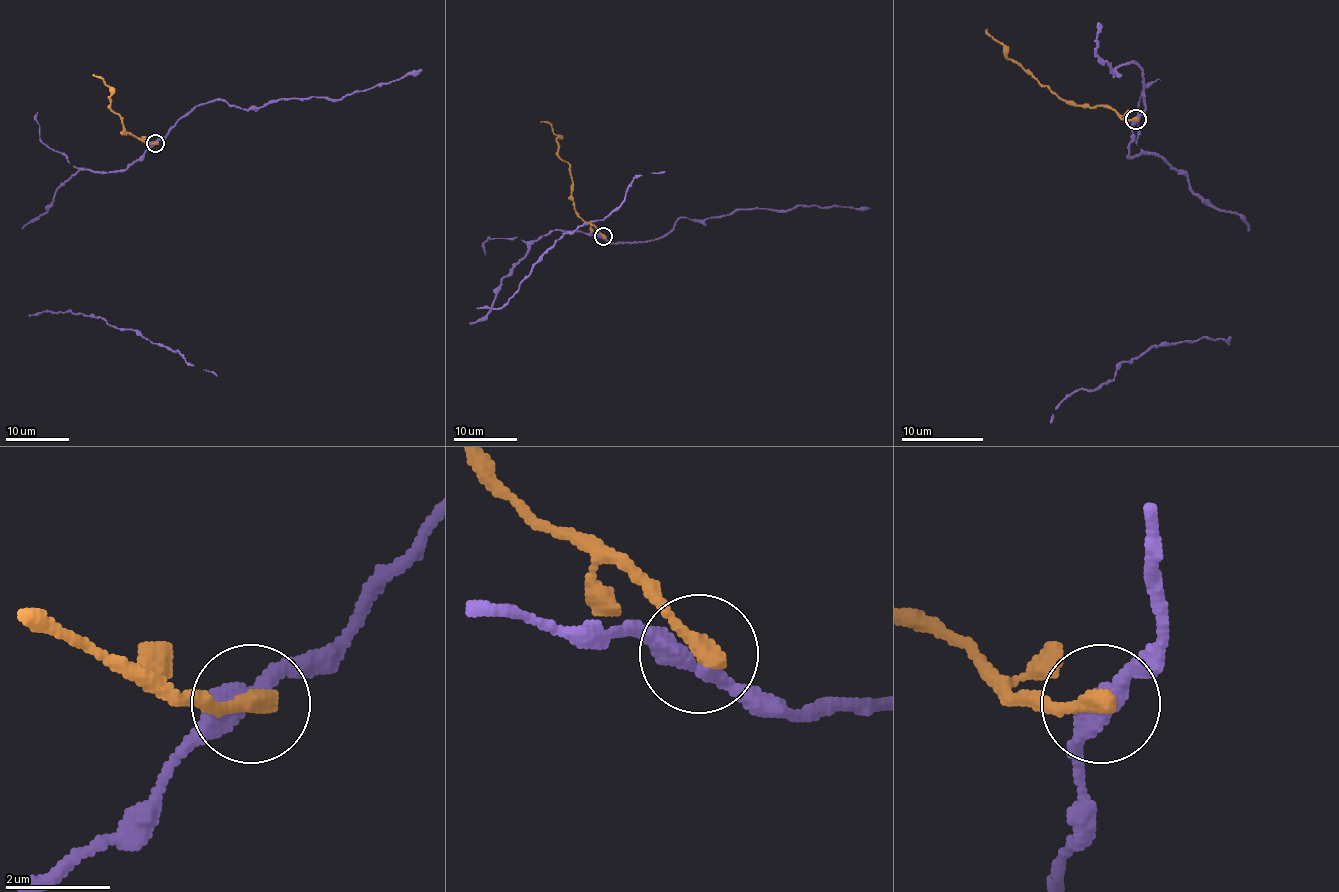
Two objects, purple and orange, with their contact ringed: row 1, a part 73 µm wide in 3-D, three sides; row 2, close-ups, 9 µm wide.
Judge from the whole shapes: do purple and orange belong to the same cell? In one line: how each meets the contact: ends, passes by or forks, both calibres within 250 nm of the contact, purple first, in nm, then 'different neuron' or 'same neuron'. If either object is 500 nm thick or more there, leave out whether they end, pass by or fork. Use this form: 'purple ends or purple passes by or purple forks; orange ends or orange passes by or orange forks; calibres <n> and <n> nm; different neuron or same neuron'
purple passes by; orange ends; calibres 420 and 380 nm; different neuron

